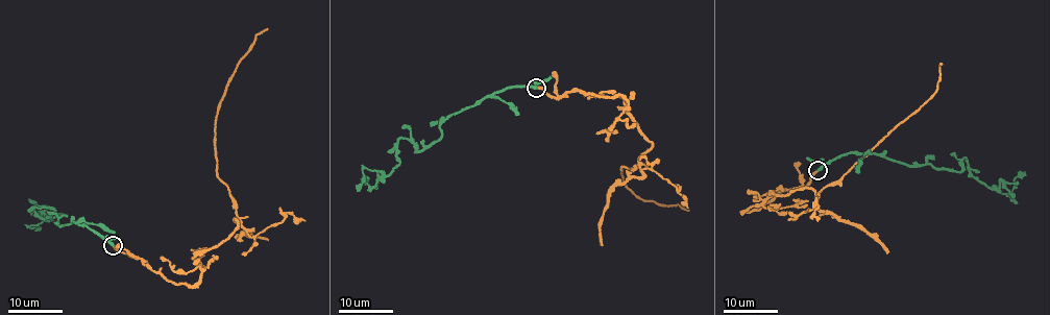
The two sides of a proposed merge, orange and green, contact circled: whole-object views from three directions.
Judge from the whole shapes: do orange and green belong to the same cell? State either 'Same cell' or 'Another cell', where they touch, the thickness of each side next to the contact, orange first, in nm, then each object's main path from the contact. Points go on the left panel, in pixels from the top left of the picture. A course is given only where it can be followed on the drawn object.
Same cell. Place: (113, 245). Thickness 280 nm (orange) against 360 nm. Course of orange: (114, 246), (176, 284), (198, 282), (197, 256), (238, 224), (219, 180), (218, 107), (238, 61), (268, 28). Course of green: (113, 245), (72, 221), (60, 226), (66, 215), (47, 207), (35, 214), (50, 220), (39, 218), (28, 198)

